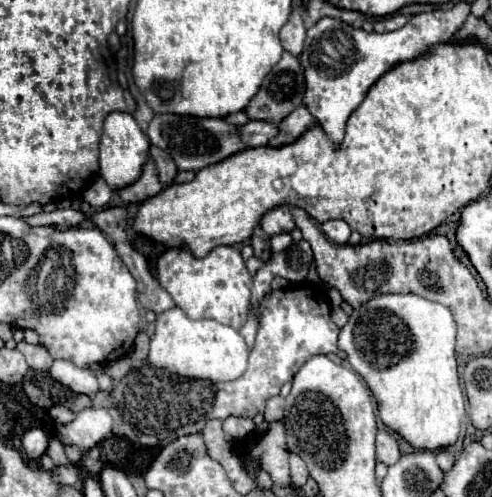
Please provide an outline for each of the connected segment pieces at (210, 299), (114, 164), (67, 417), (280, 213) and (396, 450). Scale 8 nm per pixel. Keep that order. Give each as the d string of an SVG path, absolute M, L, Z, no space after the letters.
M220 245L204 259L196 259L188 249L166 249L158 257L158 283L192 319L216 319L234 329L240 329L248 319L252 275L236 247Z
M112 111L104 119L102 137L100 137L100 175L106 179L106 183L112 189L120 189L134 183L142 173L144 161L148 159L148 149L150 149L150 141L138 127L136 119L130 113Z
M52 407L50 409L50 417L54 419L54 423L60 423L60 425L68 425L70 421L74 421L74 417L76 417L76 413L74 411L70 411L70 409L66 409L66 407Z
M280 205L280 207L268 211L268 213L262 217L260 227L264 229L266 235L274 237L274 235L278 235L278 233L290 233L290 231L296 227L296 223L294 223L294 217L292 217L292 213L290 213L290 207L288 207L288 205Z
M378 431L376 435L376 461L384 465L394 465L400 459L400 447L394 433Z

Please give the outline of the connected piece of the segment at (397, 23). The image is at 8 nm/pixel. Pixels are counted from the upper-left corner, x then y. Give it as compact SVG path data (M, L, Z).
M394 13L394 15L382 17L380 21L376 21L376 25L374 25L374 31L378 31L378 33L394 31L394 29L400 29L400 27L402 27L406 21L408 21L408 17L406 17L406 15L402 15L402 13Z

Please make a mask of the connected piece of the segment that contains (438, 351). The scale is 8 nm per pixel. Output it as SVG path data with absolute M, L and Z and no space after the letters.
M380 295L370 299L366 305L362 305L360 309L354 309L354 313L348 317L348 323L342 327L340 339L338 339L338 347L342 351L348 353L348 361L352 365L352 369L356 369L364 381L368 383L376 403L378 403L378 415L382 419L382 423L398 433L408 445L412 445L414 449L428 449L428 451L438 451L444 447L450 447L458 441L460 437L460 423L464 419L464 395L460 389L460 379L458 379L458 369L456 369L456 357L454 357L454 339L456 339L456 323L452 319L452 313L448 307L436 303L436 301L428 301L424 297L418 295Z

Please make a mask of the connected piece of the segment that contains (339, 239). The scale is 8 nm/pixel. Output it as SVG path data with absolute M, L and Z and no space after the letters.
M336 219L336 221L324 221L320 227L322 227L322 233L324 233L330 241L334 241L334 243L346 243L348 237L350 237L350 227L348 227L348 223L344 223L344 221L340 221L340 219Z

